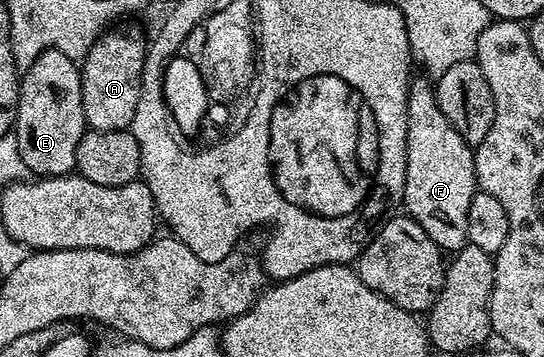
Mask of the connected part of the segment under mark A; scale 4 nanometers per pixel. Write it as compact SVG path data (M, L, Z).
M123 31L100 34L90 44L87 60L81 63L83 77L83 118L88 128L97 131L122 131L130 128L137 109L141 89L143 62L147 56L147 43Z

